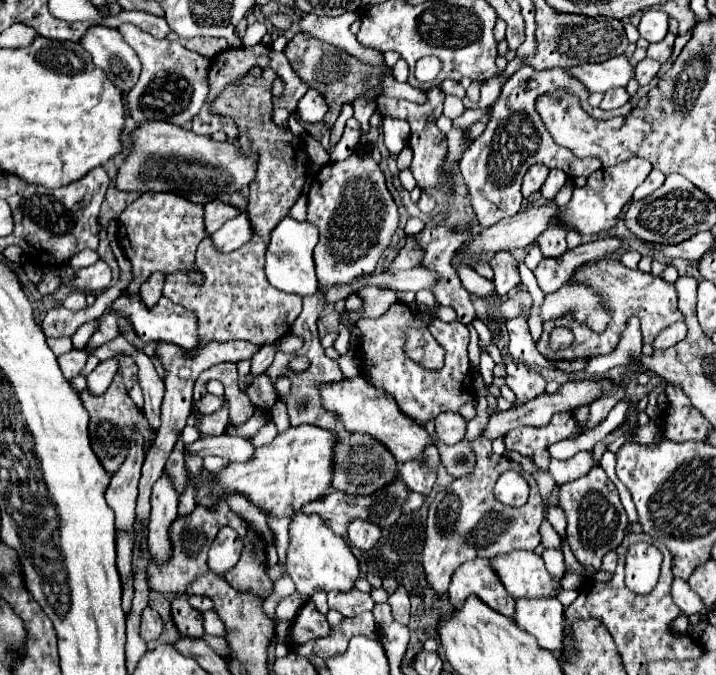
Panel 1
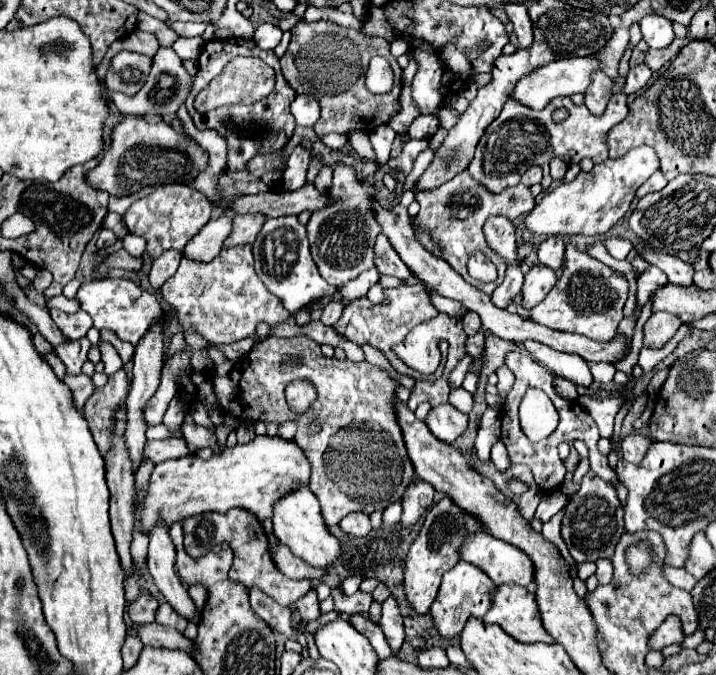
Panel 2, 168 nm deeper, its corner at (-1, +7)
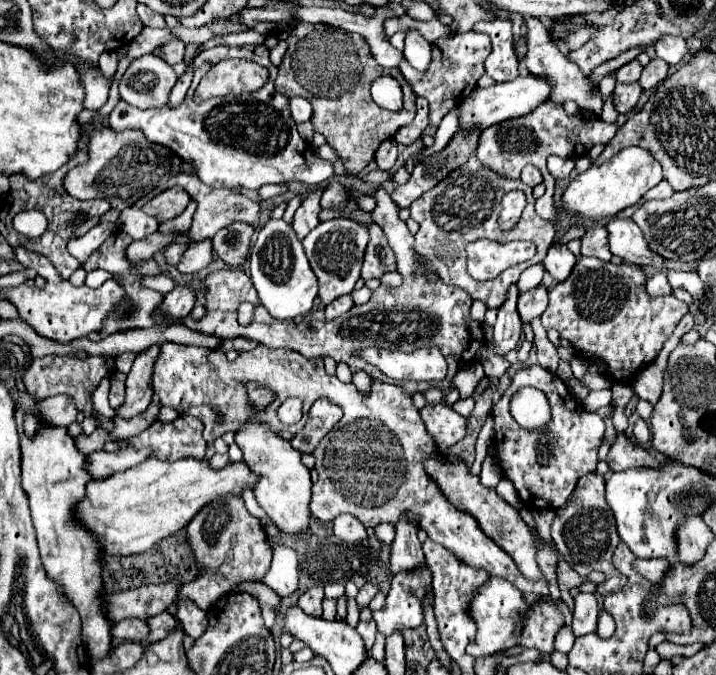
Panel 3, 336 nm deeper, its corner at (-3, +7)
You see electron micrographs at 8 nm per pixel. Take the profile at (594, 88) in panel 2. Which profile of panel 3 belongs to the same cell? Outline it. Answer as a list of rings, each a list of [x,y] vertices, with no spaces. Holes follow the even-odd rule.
[[[529,17],[525,19],[525,27],[527,27],[527,53],[519,59],[519,69],[521,71],[529,71],[533,75],[541,75],[547,77],[549,81],[555,83],[549,101],[557,101],[557,103],[565,103],[567,99],[573,99],[581,109],[591,111],[601,115],[601,107],[603,107],[603,97],[597,85],[591,85],[591,79],[587,75],[581,73],[579,65],[573,65],[573,61],[563,55],[557,45],[551,41],[549,31],[543,27],[543,23],[537,17]]]

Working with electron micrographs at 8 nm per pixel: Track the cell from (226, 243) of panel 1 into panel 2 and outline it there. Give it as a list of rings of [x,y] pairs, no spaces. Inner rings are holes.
[[[217,217],[211,219],[187,245],[183,255],[189,257],[191,261],[213,261],[219,253],[221,253],[221,241],[225,241],[225,237],[229,237],[229,225],[231,219],[225,217]]]

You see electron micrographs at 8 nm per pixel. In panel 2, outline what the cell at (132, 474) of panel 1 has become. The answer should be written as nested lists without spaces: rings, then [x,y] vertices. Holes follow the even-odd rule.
[[[157,321],[155,325],[149,327],[149,331],[145,333],[145,337],[141,337],[141,341],[135,347],[135,357],[133,357],[133,377],[131,377],[131,391],[127,397],[127,431],[125,431],[125,439],[127,439],[127,447],[129,447],[129,455],[133,461],[133,469],[139,467],[139,459],[141,459],[141,447],[145,445],[145,421],[143,421],[143,407],[145,403],[155,395],[159,381],[161,381],[161,369],[163,369],[163,331],[165,331],[165,321]]]

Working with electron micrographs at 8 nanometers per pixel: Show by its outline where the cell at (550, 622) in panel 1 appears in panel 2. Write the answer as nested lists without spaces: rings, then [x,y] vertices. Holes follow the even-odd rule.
[[[515,583],[497,585],[483,623],[499,625],[507,635],[521,643],[553,643],[539,617],[537,599]]]

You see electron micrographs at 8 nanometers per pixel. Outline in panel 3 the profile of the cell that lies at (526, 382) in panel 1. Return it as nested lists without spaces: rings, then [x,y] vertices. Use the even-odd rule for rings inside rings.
[[[539,365],[521,367],[515,373],[513,383],[507,387],[503,397],[495,403],[493,419],[495,419],[493,447],[497,449],[497,457],[499,457],[497,463],[503,469],[503,475],[513,481],[521,501],[527,507],[531,505],[537,509],[563,507],[577,479],[589,471],[595,471],[597,467],[597,451],[599,451],[599,445],[603,443],[603,433],[605,433],[603,419],[597,413],[587,411],[581,401],[571,397],[571,391],[557,375],[553,375],[551,371]],[[521,387],[541,389],[549,397],[551,423],[545,429],[527,431],[527,429],[521,429],[513,419],[509,411],[511,397]]]

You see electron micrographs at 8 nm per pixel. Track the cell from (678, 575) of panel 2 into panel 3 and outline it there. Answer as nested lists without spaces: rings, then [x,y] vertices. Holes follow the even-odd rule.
[[[637,559],[635,565],[637,565],[635,569],[643,577],[647,577],[649,581],[655,583],[655,579],[657,581],[663,579],[663,573],[667,573],[667,565],[673,565],[673,561],[671,559]]]

